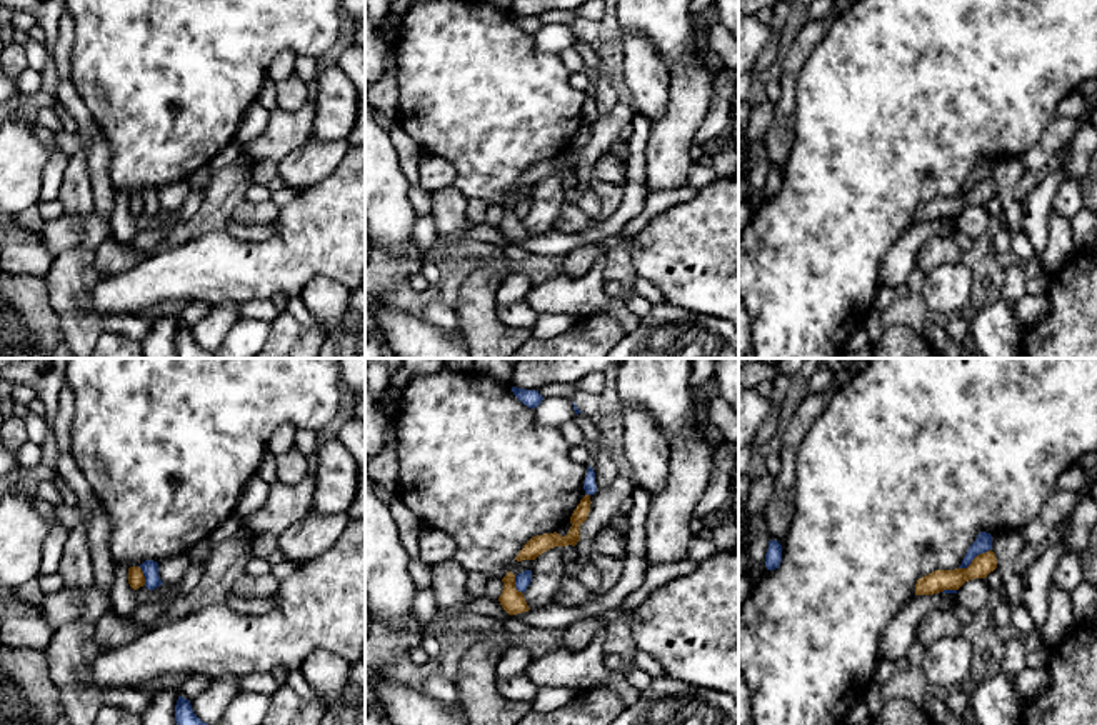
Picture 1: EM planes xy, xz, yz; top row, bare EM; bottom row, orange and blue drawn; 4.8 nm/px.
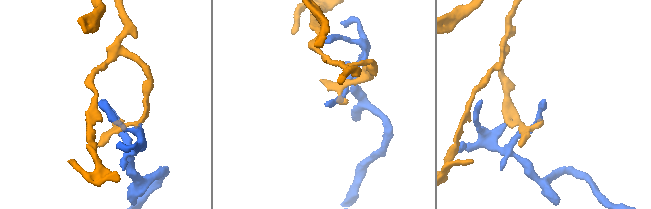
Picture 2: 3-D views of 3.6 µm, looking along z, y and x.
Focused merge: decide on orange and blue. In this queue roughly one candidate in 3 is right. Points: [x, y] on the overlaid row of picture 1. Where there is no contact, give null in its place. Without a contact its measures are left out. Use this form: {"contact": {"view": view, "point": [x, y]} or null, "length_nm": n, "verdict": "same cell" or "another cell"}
{"contact": {"view": "yz", "point": [974, 559]}, "length_nm": 190, "verdict": "another cell"}

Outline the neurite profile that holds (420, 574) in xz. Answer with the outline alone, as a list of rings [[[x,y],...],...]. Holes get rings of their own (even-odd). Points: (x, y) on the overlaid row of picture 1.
[[[412,558],[408,575],[417,588],[432,587],[432,567],[425,565],[422,560]]]

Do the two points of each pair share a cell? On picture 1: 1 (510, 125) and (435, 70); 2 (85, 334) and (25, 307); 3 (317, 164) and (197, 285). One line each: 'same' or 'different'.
1: same
2: different
3: different

